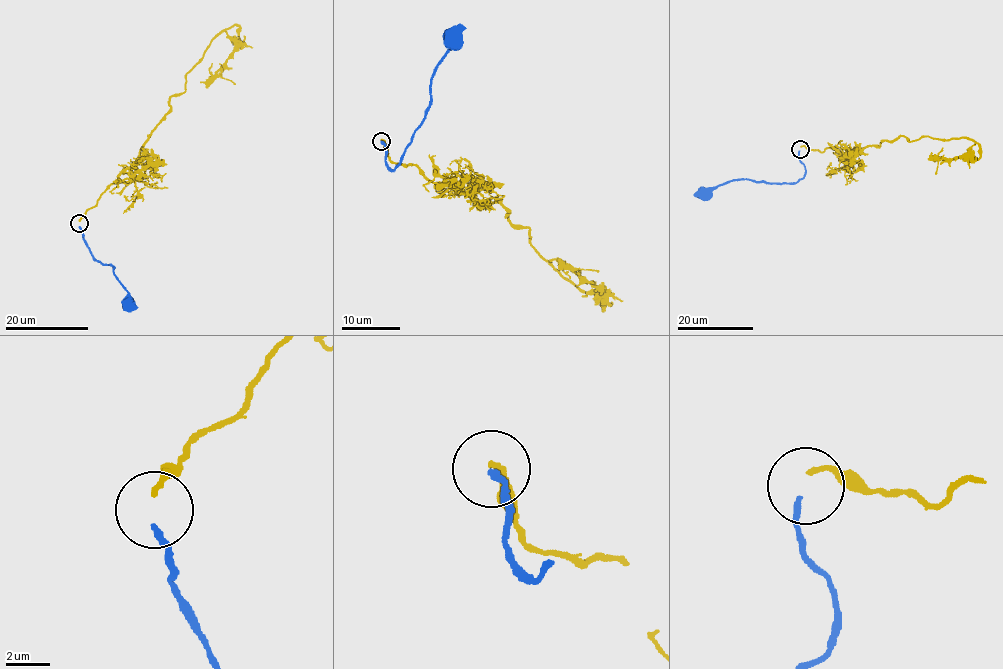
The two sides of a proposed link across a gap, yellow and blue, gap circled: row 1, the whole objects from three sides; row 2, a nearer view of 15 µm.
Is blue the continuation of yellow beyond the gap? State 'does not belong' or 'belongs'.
belongs

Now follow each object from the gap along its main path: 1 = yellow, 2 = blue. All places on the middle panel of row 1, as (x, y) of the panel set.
1: (382, 139), (392, 161), (437, 186), (500, 204), (603, 310), (602, 287), (550, 261)
2: (382, 142), (387, 168), (394, 169), (428, 107), (434, 68), (452, 47), (454, 28), (462, 24)

